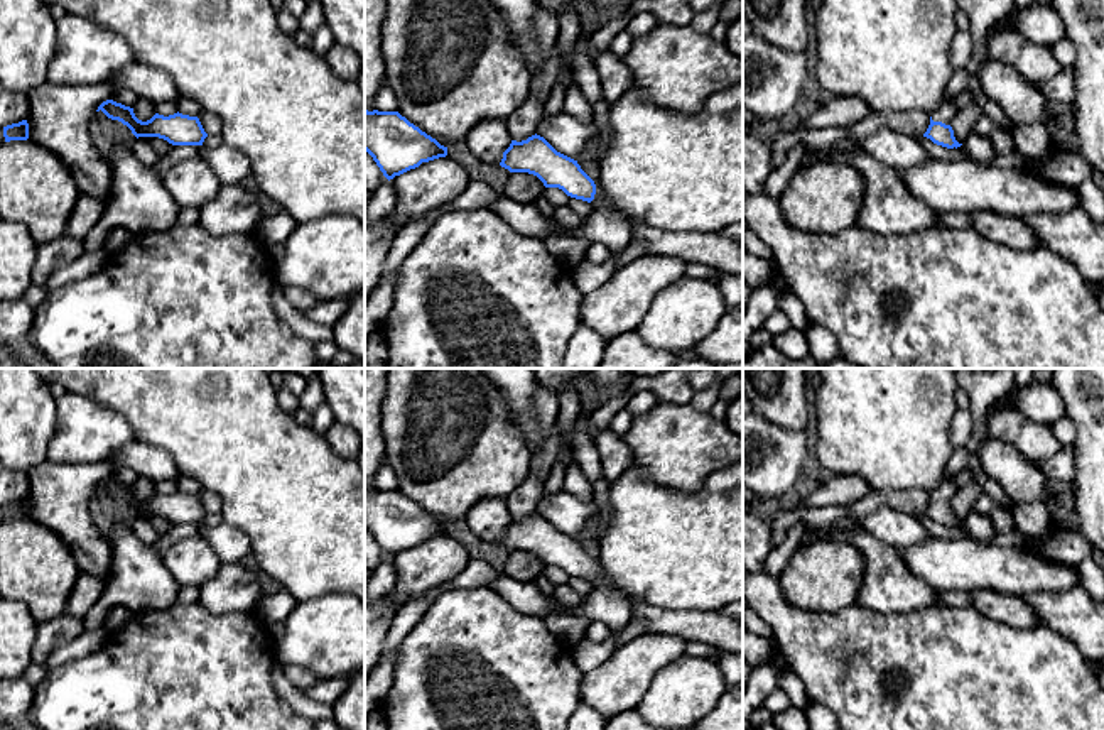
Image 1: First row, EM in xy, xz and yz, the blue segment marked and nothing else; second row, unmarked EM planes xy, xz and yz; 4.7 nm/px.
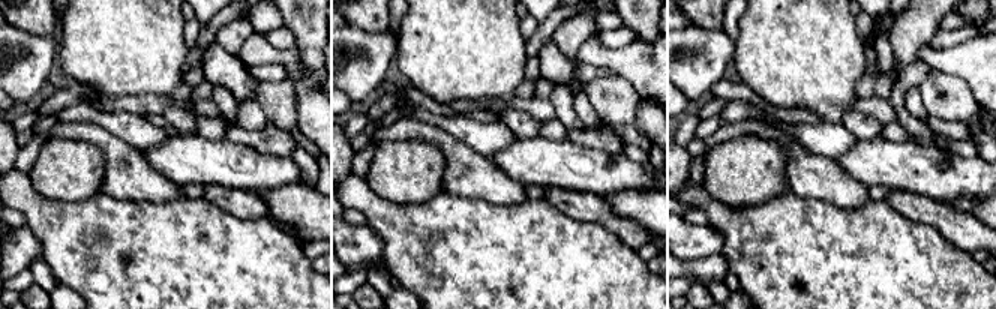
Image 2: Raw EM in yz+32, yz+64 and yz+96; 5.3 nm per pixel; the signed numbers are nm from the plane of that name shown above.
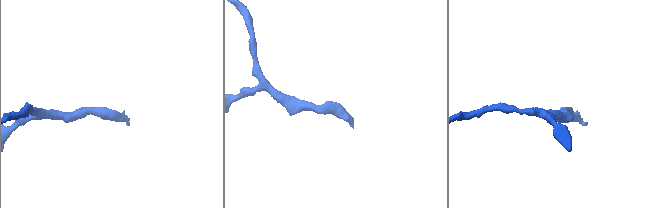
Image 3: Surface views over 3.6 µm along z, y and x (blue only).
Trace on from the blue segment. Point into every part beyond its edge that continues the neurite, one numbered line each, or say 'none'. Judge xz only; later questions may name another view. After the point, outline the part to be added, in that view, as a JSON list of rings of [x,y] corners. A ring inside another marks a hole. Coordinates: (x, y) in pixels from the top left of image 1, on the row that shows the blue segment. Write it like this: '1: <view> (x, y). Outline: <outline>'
1: xz (711, 249). Outline: [[[599,182],[596,184],[596,194],[594,199],[589,203],[593,210],[599,208],[599,206],[606,206],[611,211],[616,211],[620,215],[623,215],[630,226],[631,226],[631,240],[641,240],[645,243],[645,253],[643,255],[668,255],[668,257],[677,257],[682,259],[684,262],[699,262],[709,267],[714,267],[717,270],[722,270],[724,274],[743,274],[743,240],[731,240],[726,238],[719,233],[702,233],[702,232],[667,232],[667,230],[657,230],[640,220],[635,220],[625,213],[621,213],[614,203],[608,198],[608,194],[604,193],[604,189],[601,188]]]

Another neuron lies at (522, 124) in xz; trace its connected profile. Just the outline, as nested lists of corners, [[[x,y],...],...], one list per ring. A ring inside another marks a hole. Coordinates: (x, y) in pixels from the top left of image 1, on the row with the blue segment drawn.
[[[533,95],[517,108],[505,122],[511,140],[522,142],[537,133],[537,123],[544,115],[544,101]]]

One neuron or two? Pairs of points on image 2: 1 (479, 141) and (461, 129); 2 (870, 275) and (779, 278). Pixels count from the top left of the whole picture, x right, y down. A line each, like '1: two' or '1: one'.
1: one
2: one

